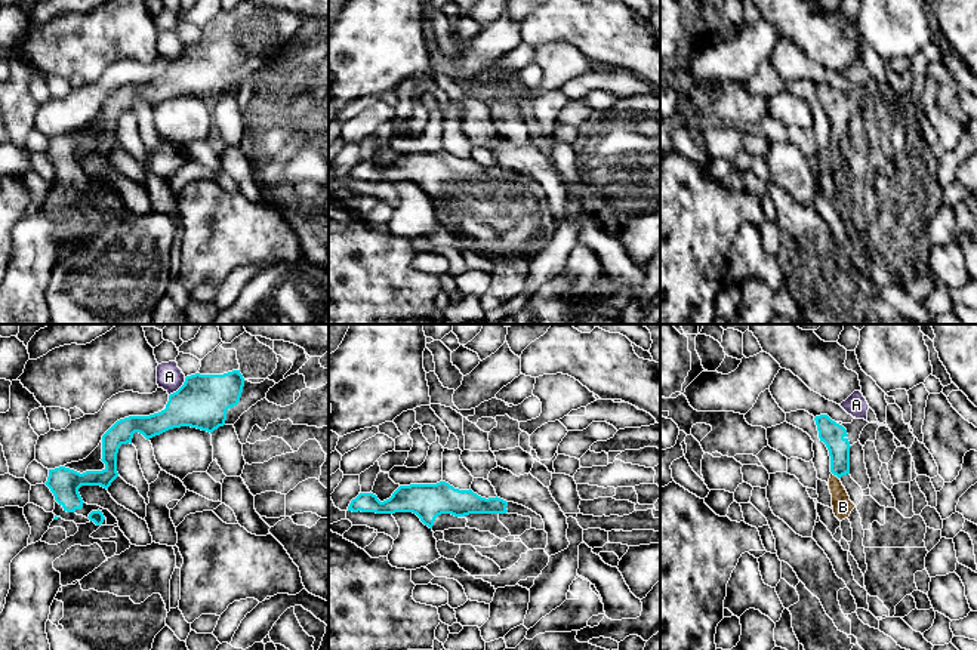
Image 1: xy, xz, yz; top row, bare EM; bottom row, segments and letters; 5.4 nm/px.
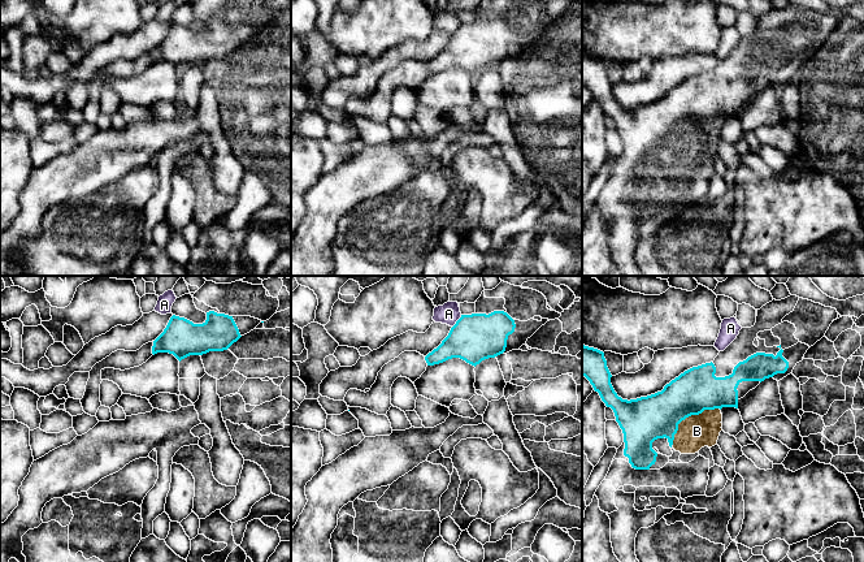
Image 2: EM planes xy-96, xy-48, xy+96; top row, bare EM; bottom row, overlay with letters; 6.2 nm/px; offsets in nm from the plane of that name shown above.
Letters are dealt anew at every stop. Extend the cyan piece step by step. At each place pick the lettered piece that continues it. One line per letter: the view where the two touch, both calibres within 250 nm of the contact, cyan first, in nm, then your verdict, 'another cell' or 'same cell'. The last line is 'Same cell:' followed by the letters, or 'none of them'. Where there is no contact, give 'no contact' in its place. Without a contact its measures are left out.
A: xy | 280/140 nm | another cell
B: yz | 130/110 nm | same cell
Same cell: B

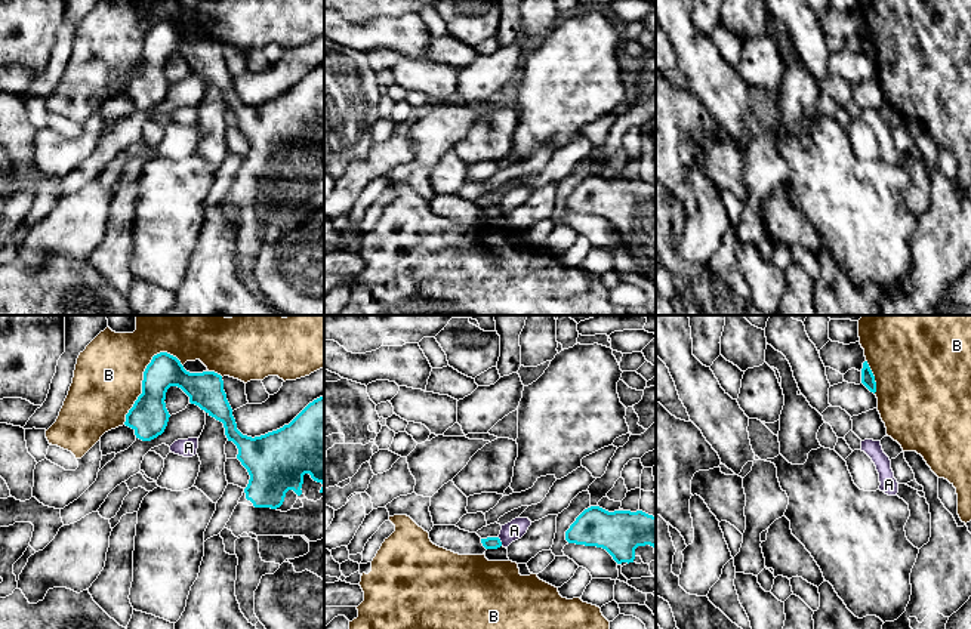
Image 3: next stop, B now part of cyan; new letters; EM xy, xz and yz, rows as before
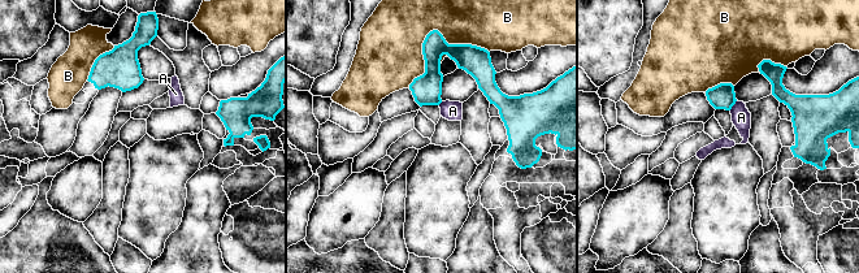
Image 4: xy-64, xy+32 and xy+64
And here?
A: xz | 60/110 nm | another cell
B: xy | 200/380 nm | another cell
Same cell: none of them

